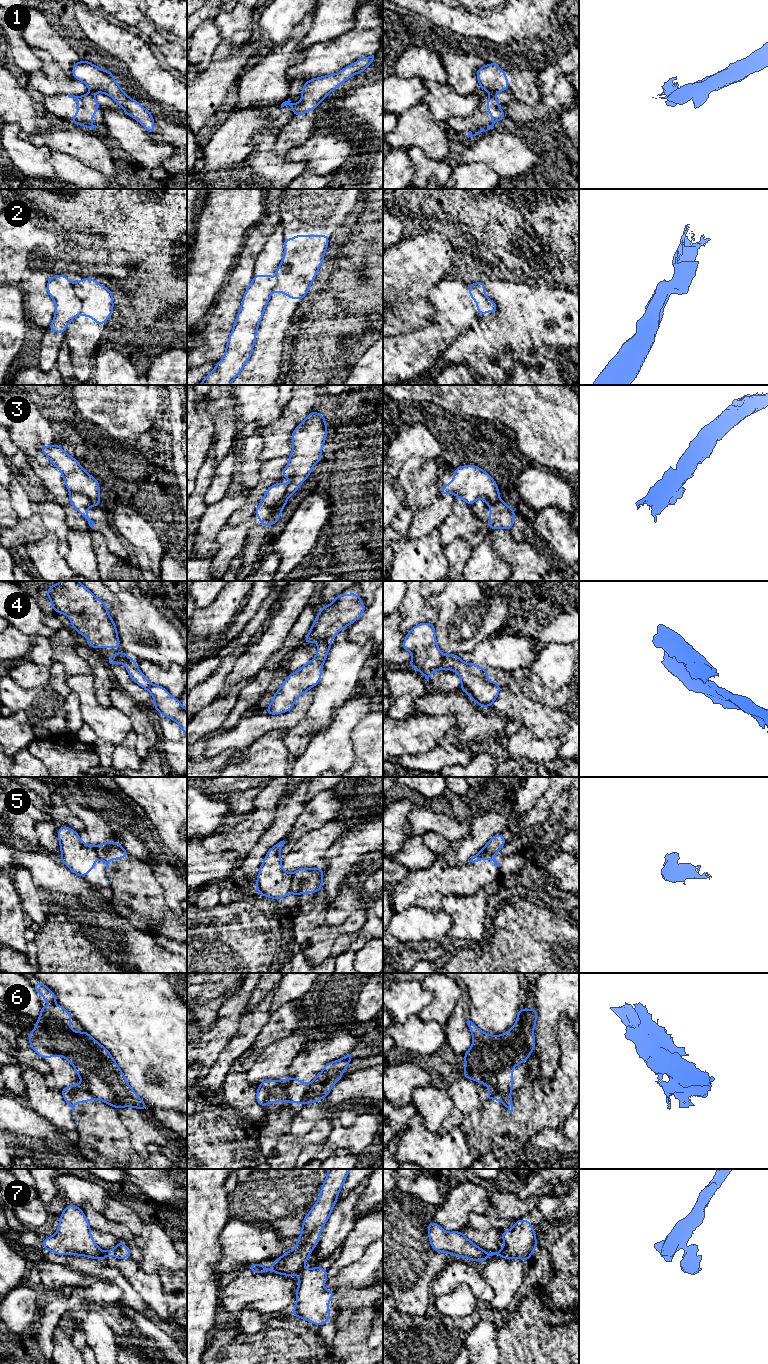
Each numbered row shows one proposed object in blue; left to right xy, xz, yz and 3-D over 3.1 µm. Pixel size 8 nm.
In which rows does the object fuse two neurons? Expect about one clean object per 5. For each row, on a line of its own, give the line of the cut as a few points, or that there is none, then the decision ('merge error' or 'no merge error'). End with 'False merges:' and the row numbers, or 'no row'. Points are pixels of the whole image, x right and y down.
1: cut in yz along (494, 93), (490, 94); merge error
2: cut in xy along (73, 284), (76, 297), (80, 301); merge error
3: cut in xy along (70, 490), (81, 492), (92, 504); merge error
4: cut in xz along (331, 639), (323, 639), (319, 642); merge error
5: cut in xz along (293, 874), (291, 891); merge error
6: cut in yz along (489, 1091), (509, 1093); merge error
7: cut in xz along (303, 1268), (298, 1275); merge error
False merges: 1, 2, 3, 4, 5, 6, 7

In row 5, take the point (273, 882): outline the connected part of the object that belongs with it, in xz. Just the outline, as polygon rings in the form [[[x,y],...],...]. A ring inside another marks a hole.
[[[285,841],[270,848],[260,866],[255,888],[258,894],[281,900],[289,895],[293,874],[282,869],[282,859],[279,857]]]

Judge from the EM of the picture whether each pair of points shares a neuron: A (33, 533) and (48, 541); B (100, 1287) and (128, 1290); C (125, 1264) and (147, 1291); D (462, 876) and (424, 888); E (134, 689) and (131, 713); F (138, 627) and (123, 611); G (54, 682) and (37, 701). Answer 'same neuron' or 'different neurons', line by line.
A: different neurons
B: different neurons
C: same neuron
D: same neuron
E: different neurons
F: same neuron
G: different neurons

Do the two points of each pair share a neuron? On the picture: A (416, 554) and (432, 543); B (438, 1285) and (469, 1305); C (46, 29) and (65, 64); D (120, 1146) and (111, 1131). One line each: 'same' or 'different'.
A: same
B: different
C: same
D: same

